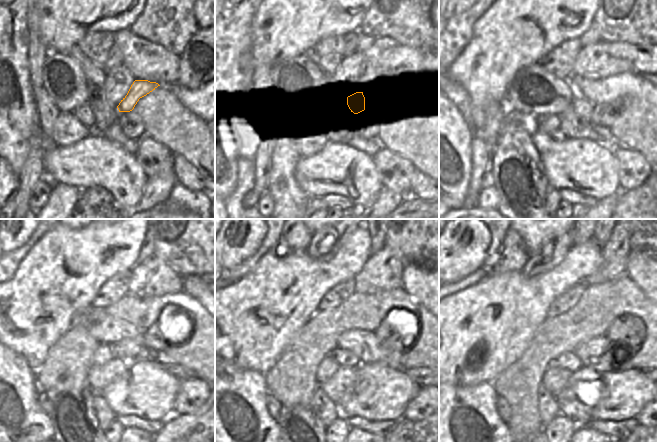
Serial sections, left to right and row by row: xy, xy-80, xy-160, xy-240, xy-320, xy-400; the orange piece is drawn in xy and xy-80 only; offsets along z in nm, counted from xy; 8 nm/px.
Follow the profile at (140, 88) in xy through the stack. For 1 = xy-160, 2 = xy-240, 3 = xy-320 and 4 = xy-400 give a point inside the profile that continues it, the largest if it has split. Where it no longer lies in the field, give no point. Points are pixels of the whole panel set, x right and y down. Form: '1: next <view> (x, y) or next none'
1: next xy-160 (582, 106)
2: next xy-240 (127, 350)
3: next xy-320 (343, 357)
4: next xy-400 (568, 360)

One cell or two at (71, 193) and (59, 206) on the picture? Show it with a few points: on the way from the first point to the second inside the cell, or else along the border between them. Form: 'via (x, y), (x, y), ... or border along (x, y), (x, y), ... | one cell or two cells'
via (68, 196), (61, 203) | one cell

